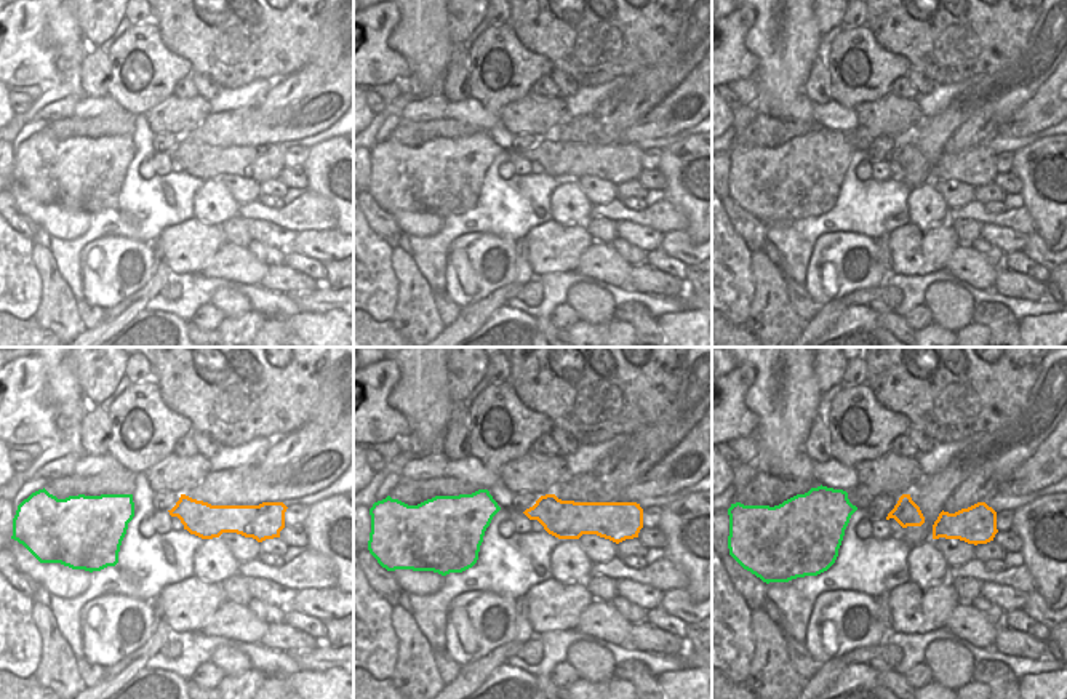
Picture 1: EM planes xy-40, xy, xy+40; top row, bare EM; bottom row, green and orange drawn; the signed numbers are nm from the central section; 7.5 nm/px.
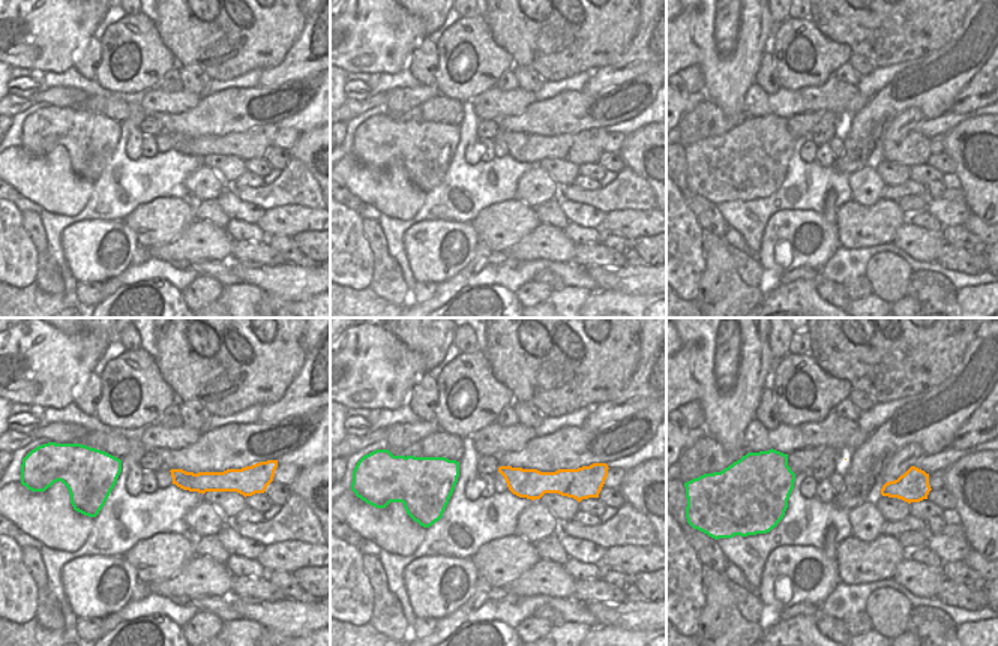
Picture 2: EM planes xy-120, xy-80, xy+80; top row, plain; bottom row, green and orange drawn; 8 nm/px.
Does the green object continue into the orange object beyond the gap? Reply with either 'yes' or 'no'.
yes

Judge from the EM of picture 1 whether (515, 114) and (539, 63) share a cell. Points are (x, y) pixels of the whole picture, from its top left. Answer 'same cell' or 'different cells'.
different cells

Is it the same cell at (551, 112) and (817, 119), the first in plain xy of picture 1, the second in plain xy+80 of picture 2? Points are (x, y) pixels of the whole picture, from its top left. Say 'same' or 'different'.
different

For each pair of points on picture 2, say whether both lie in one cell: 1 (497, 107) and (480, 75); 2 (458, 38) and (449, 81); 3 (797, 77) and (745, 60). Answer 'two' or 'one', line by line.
1: two
2: one
3: two

